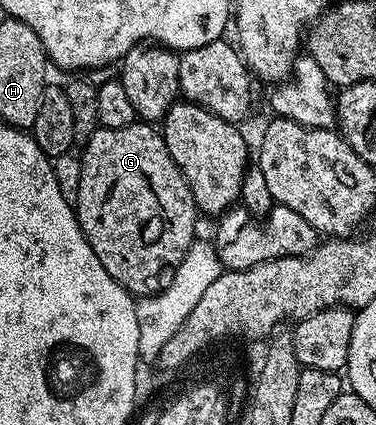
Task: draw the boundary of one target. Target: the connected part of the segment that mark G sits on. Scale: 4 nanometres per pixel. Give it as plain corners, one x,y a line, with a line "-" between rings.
143,121
131,123
122,129
110,129
109,127
99,126
96,128
94,134
86,140
83,147
84,152
79,152
78,155
80,164
82,165
82,177
78,181
78,201
74,205
76,222
80,224
82,238
87,241
90,249
94,249
94,257
97,263
102,265
102,269
106,273
110,273
110,277
114,281
118,281
118,285
122,285
128,290
129,295
143,297
157,294
161,290
162,283
159,283
156,278
164,270
167,272
169,269
175,268
176,264
182,261
184,254
192,248
192,244
197,238
196,218
198,218
194,197
190,193
190,189
186,185
186,181
182,177
178,165
174,165
174,157
170,157
170,149
166,149
166,141
163,134
153,124

